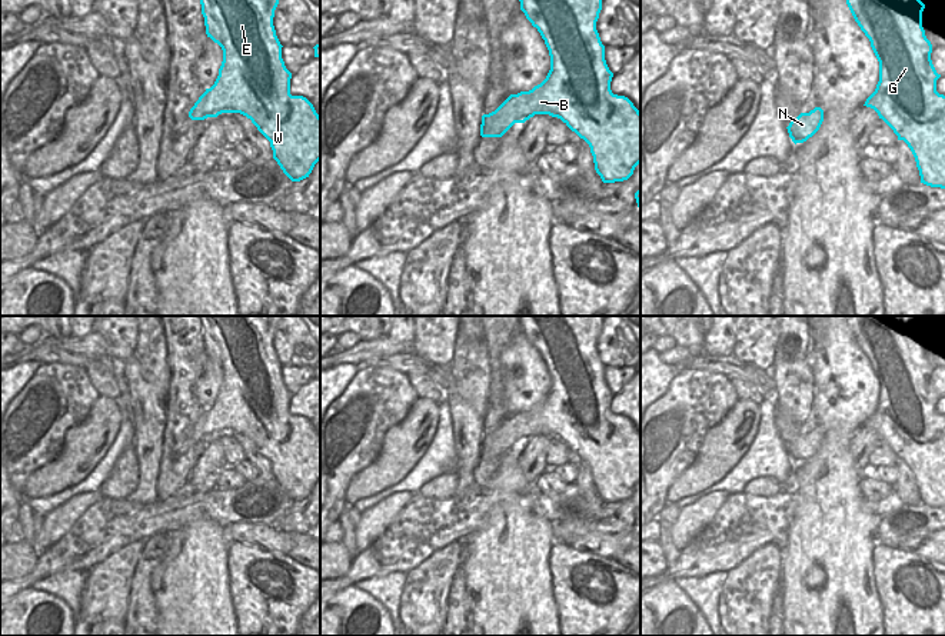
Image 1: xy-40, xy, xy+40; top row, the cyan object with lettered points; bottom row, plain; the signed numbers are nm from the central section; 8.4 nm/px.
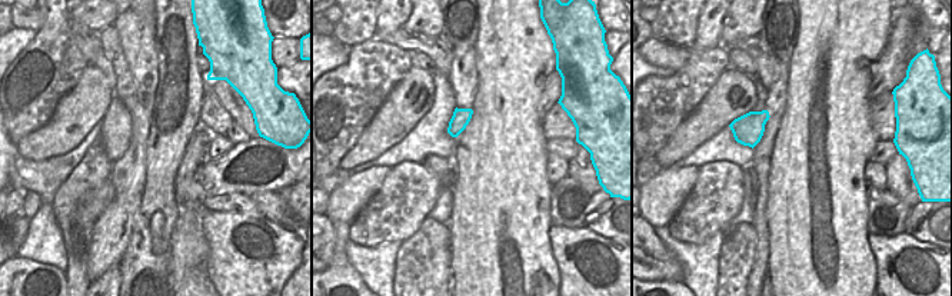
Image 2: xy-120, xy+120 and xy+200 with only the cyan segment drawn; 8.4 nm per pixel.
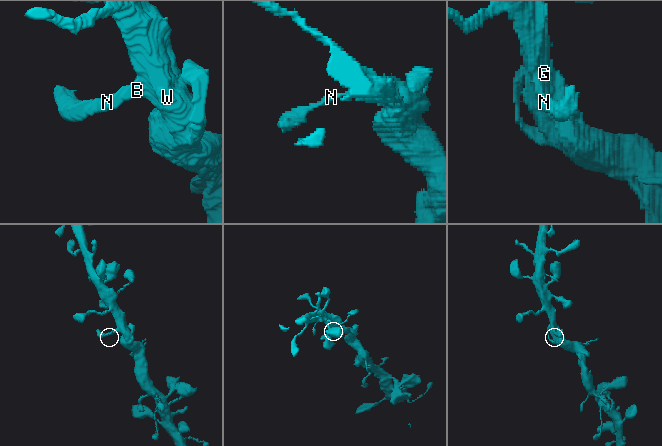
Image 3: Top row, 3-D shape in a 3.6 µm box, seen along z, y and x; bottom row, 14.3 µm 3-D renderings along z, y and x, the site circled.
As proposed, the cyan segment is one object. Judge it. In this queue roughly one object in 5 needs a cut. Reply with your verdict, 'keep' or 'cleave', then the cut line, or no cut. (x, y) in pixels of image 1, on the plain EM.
keep; no cut

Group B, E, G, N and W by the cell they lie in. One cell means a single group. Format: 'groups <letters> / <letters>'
groups B E G N W

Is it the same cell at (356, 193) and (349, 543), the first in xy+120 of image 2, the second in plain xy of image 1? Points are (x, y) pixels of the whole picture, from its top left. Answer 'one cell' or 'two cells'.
two cells

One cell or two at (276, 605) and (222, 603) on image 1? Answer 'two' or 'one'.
two

